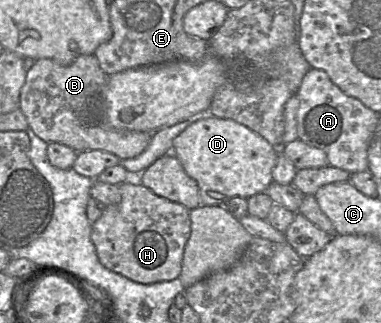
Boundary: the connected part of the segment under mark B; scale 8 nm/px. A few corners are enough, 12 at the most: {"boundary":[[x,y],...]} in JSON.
{"boundary":[[94,54],[35,60],[20,91],[47,143],[120,160],[152,133],[114,129]]}

